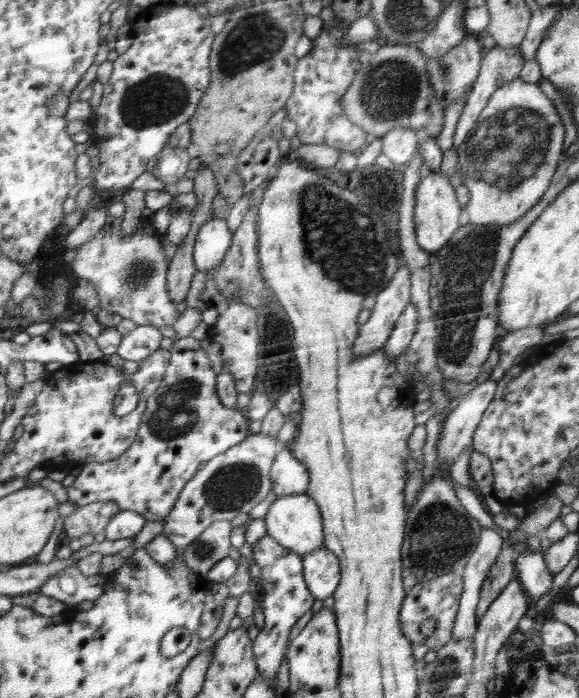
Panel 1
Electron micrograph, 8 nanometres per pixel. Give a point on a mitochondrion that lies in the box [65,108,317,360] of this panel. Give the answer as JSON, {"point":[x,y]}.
{"point":[137,276]}

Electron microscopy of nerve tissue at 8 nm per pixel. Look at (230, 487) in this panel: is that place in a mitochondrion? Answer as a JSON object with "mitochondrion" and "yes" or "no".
{"mitochondrion":"yes"}

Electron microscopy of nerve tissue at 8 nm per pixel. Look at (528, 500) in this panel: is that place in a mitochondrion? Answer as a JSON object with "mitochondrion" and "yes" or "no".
{"mitochondrion":"no"}

